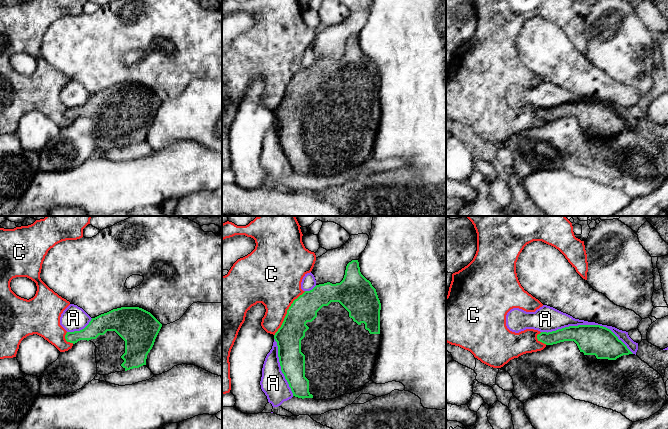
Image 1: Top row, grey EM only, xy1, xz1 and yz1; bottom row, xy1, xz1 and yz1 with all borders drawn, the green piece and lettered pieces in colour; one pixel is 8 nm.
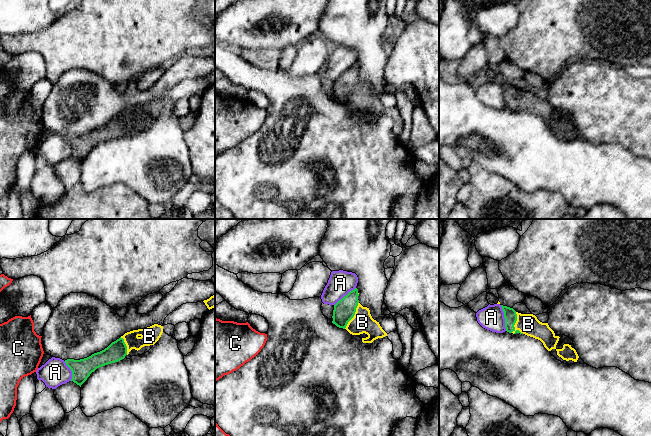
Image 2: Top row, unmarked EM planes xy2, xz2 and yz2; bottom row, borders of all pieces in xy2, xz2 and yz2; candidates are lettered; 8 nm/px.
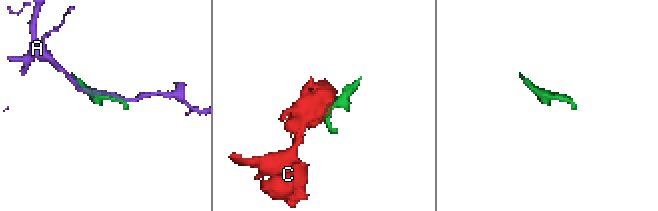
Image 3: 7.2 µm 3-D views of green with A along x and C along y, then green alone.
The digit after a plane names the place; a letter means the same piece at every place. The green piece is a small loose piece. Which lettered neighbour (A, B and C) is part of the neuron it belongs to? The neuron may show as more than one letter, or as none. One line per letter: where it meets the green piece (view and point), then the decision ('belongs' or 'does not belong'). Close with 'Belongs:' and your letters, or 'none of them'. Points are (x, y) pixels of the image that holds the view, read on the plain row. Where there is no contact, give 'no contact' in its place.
A: meets green in yz1 at (587, 101); does not belong
B: meets green in yz2 at (514, 100); belongs
C: meets green in xz1 at (287, 88); does not belong
Belongs: B

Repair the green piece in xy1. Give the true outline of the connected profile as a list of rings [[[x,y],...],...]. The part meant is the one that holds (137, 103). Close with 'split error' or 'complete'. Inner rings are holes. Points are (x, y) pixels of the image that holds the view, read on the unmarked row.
[[[121,83],[92,94],[89,100],[80,107],[67,108],[65,115],[73,120],[80,116],[93,118],[96,122],[97,150],[108,151],[146,141],[147,131],[152,125],[161,103],[162,100],[150,88],[139,83]]]; split error

